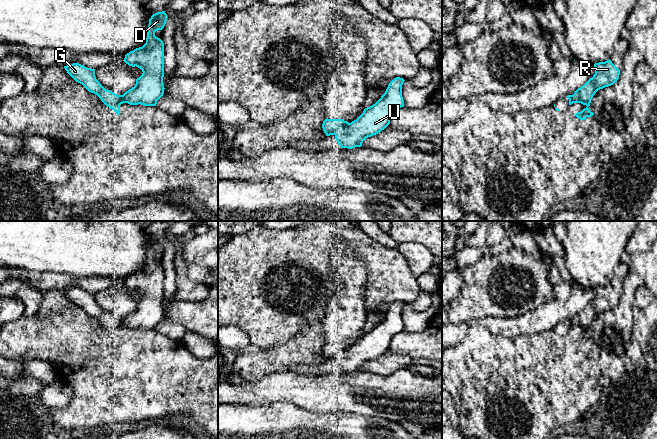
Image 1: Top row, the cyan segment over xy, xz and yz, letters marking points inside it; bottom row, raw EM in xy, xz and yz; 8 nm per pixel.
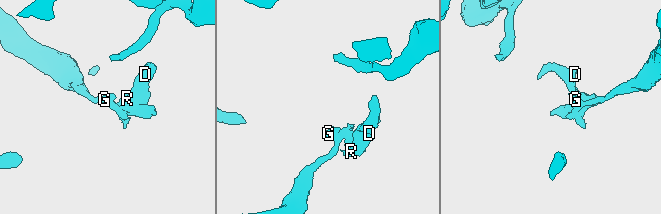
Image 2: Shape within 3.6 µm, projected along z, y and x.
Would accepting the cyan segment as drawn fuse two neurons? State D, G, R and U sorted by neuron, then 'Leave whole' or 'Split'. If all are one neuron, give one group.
Groups: D R U / G. Split

